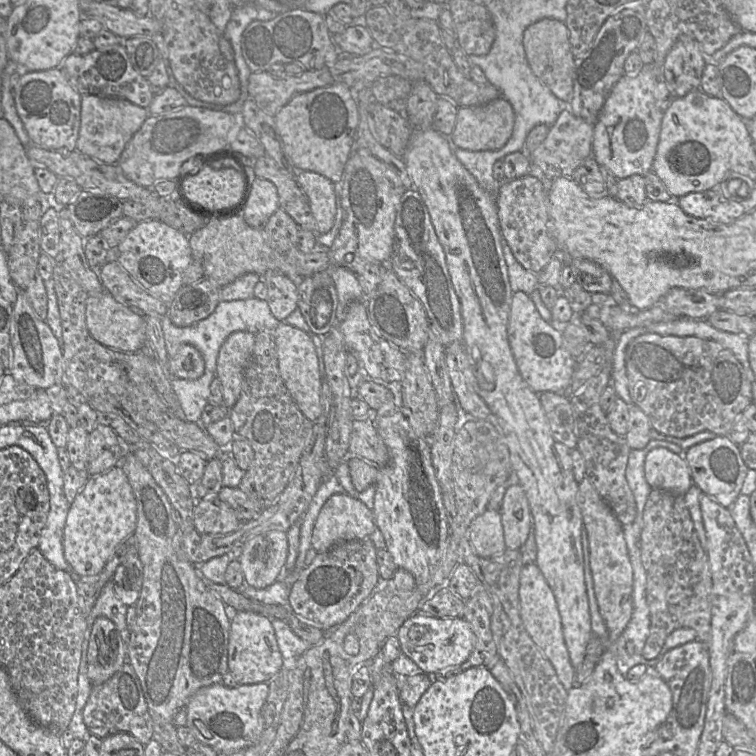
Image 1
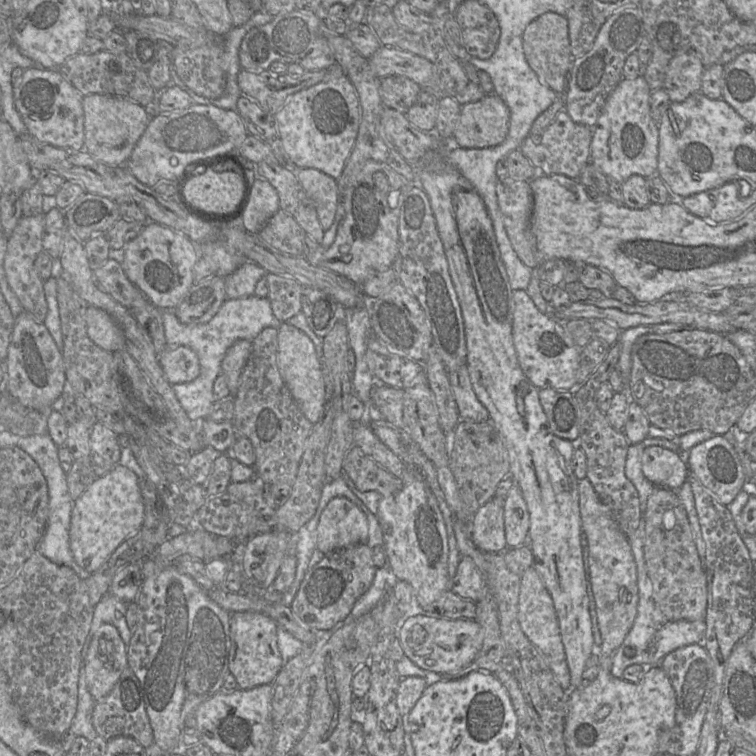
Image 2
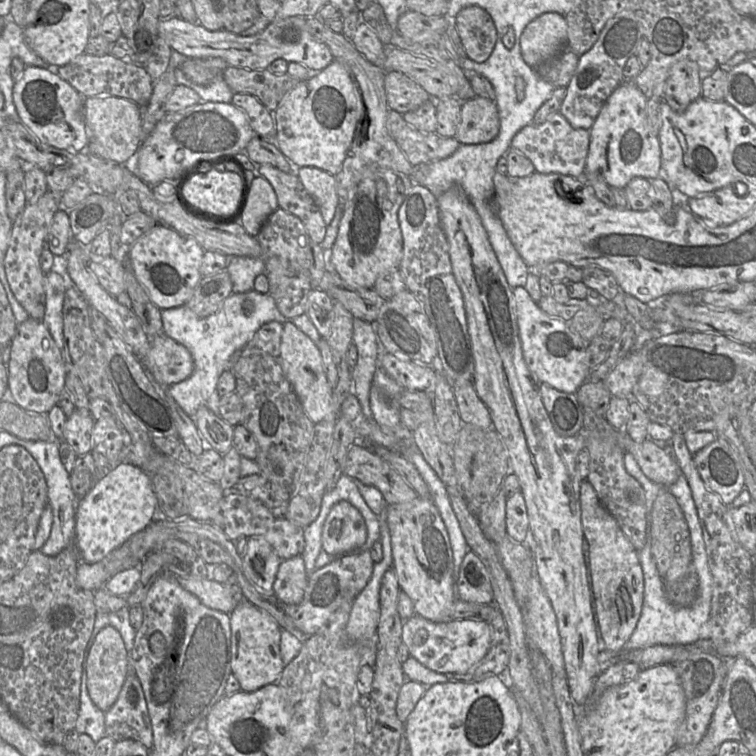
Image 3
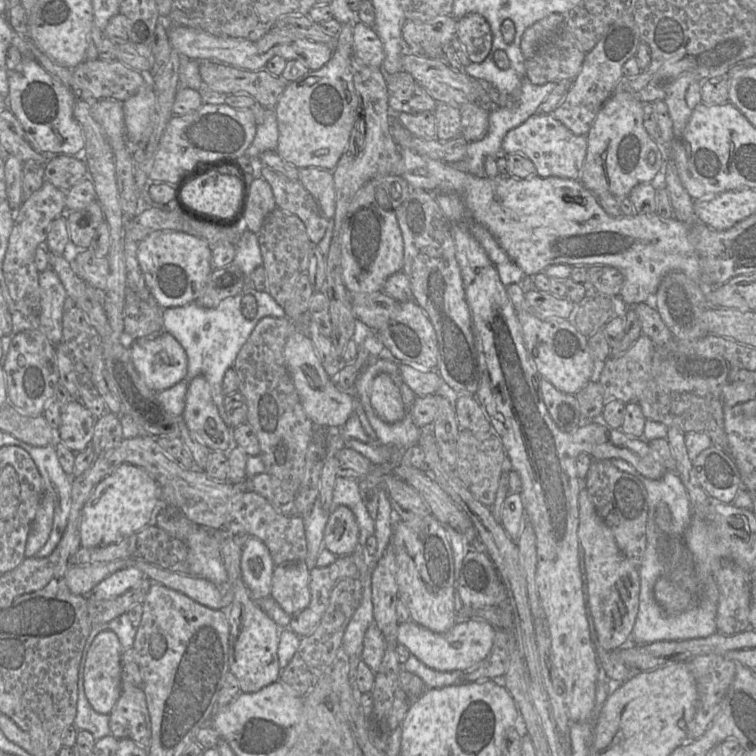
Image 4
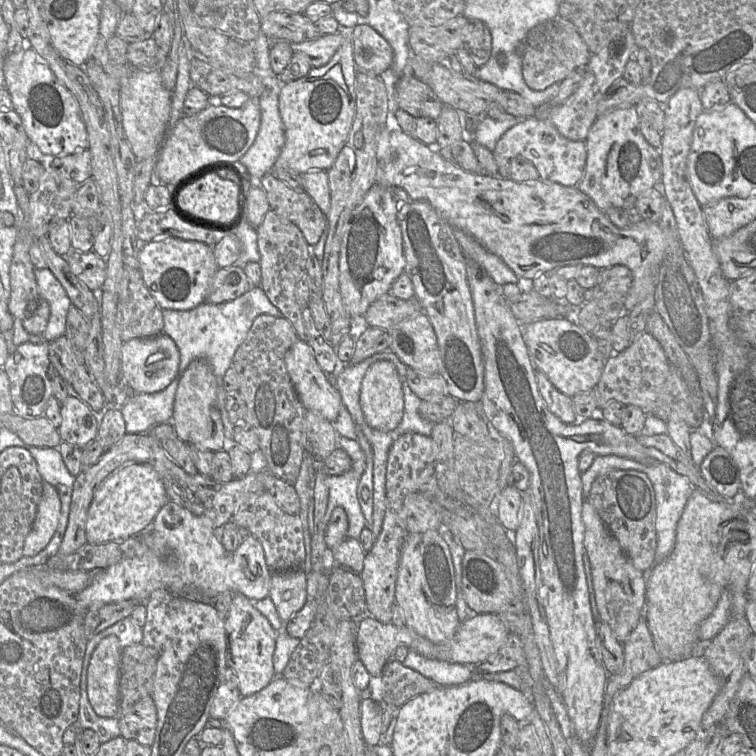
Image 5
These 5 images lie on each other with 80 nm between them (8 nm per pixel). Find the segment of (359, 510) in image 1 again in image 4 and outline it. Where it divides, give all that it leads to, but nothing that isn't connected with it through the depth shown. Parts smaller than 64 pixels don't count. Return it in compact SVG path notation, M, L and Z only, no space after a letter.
M344 505L332 512L324 530L324 547L337 557L359 549L359 528L353 512Z

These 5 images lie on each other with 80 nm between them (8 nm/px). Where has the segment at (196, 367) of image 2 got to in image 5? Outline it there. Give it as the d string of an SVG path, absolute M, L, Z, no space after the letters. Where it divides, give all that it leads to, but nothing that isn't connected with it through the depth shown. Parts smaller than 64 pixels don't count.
M165 333L149 338L133 338L122 345L121 376L131 392L155 393L164 390L175 379L179 364L179 349Z

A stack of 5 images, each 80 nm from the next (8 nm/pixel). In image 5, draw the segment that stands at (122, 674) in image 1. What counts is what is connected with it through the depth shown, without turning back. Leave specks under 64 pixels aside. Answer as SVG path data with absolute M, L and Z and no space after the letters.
M152 697L139 701L133 710L119 715L120 736L151 747L156 733L157 710Z

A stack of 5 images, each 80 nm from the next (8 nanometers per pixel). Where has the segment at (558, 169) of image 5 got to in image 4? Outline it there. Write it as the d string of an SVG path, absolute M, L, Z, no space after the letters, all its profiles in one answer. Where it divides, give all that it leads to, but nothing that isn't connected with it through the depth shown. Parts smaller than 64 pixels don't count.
M535 113L525 122L511 129L503 138L501 144L502 154L519 153L532 161L536 168L535 174L542 178L559 177L564 179L579 180L587 153L586 136L577 136L566 128L551 114Z

